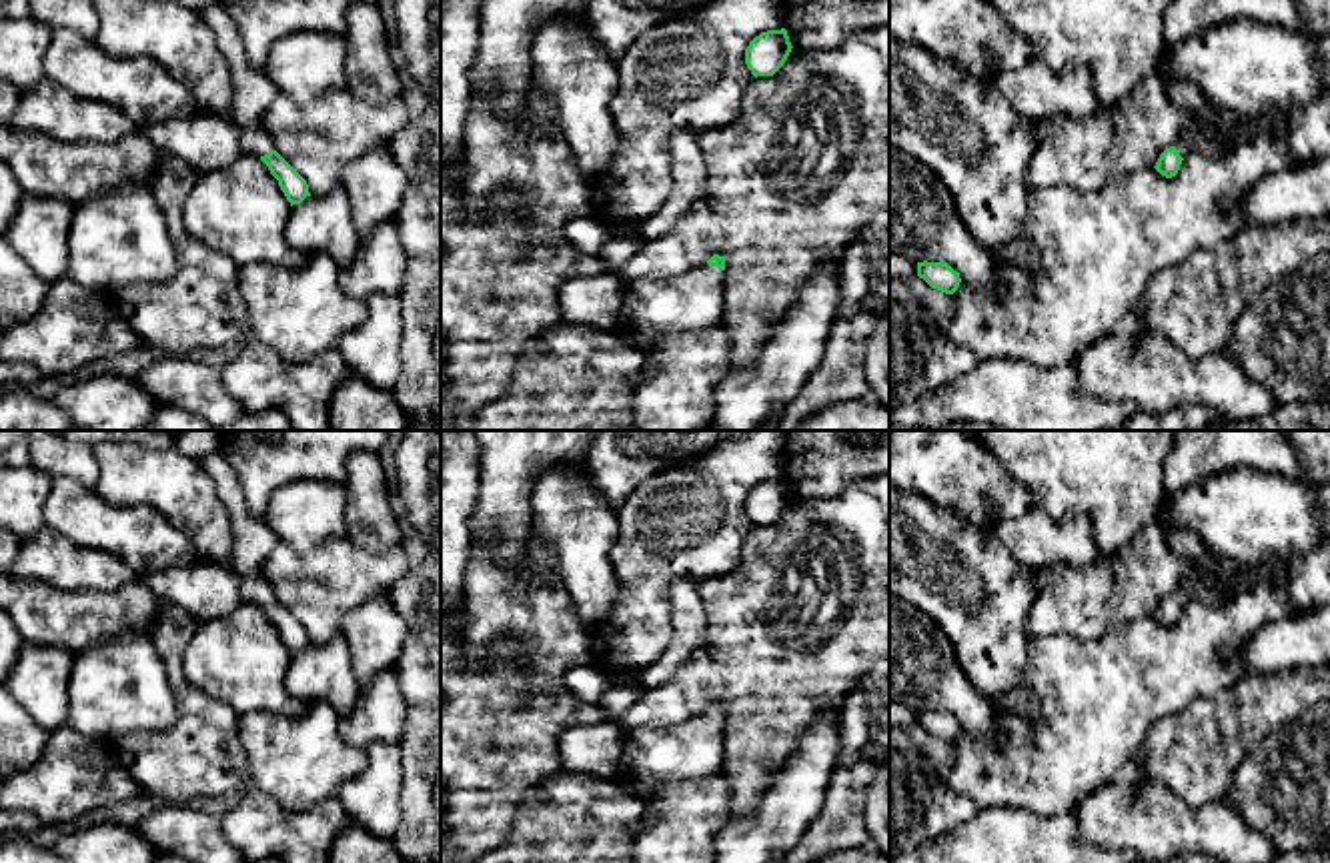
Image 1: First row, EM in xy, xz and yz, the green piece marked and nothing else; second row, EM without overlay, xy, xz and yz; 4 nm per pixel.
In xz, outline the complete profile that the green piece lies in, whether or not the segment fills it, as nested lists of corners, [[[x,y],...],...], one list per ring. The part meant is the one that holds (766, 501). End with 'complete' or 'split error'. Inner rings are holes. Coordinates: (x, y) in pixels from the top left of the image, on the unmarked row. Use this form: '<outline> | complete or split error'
[[[767,479],[755,485],[745,497],[745,513],[751,523],[773,525],[791,501],[787,479]]] | complete

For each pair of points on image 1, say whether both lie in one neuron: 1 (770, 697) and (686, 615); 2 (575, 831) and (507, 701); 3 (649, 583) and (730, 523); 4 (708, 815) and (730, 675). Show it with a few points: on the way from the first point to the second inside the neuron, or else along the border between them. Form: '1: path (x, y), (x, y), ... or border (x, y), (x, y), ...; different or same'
1: border (700, 589), (706, 641), (678, 671); different
2: border (561, 767), (537, 781), (513, 811); different
3: path (670, 565), (710, 525); same
4: border (722, 771), (728, 783), (728, 809), (732, 817); different

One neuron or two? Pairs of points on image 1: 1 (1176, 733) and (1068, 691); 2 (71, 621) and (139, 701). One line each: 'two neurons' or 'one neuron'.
1: two neurons
2: two neurons

